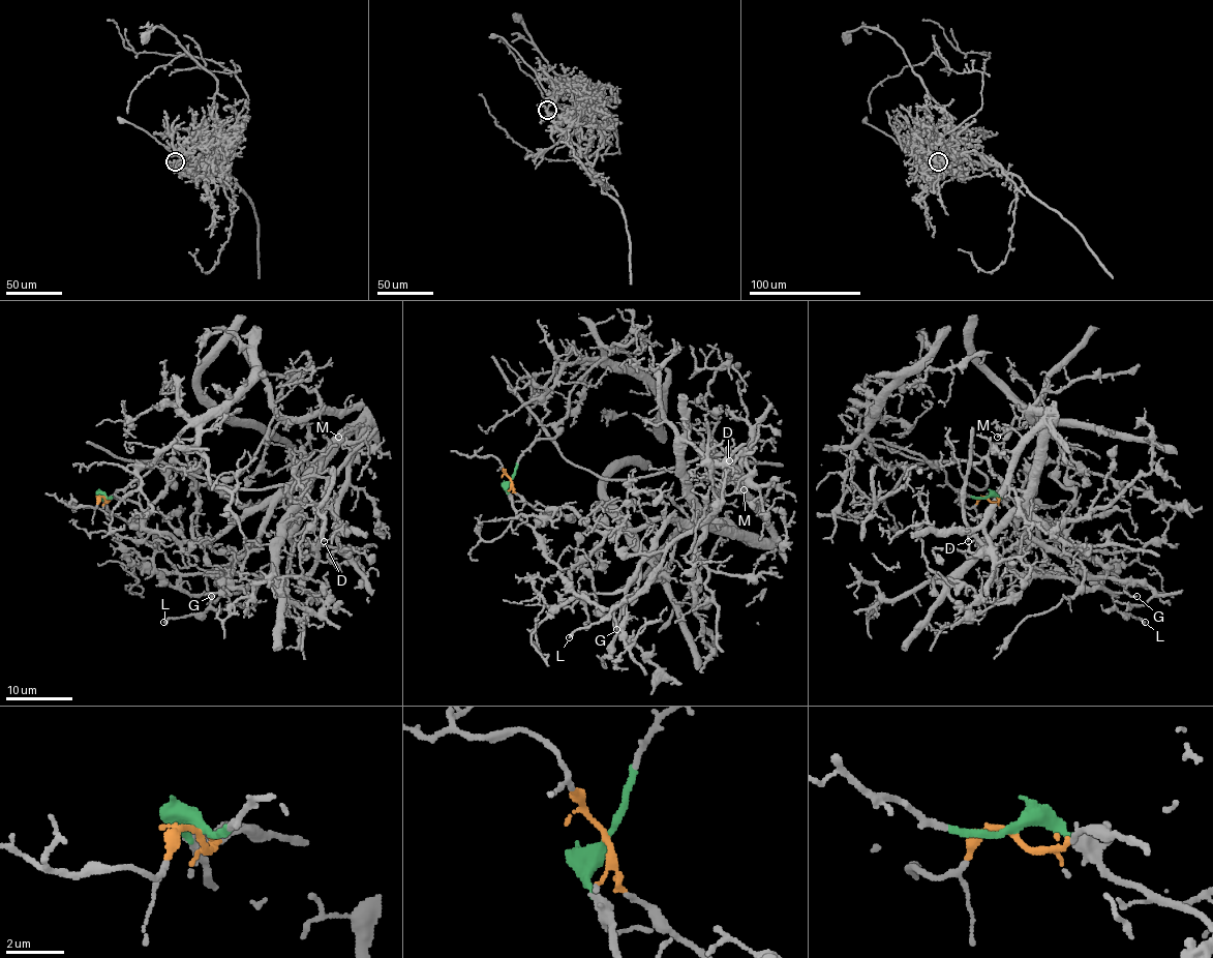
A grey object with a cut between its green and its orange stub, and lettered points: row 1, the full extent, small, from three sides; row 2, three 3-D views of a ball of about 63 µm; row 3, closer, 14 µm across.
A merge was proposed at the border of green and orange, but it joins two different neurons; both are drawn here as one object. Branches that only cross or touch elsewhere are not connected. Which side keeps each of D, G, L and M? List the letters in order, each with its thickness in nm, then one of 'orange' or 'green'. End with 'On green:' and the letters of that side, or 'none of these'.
D: 120 nm thick; orange
G: 150 nm thick; green
L: 190 nm thick; green
M: 70 nm thick; orange
On green: G, L

